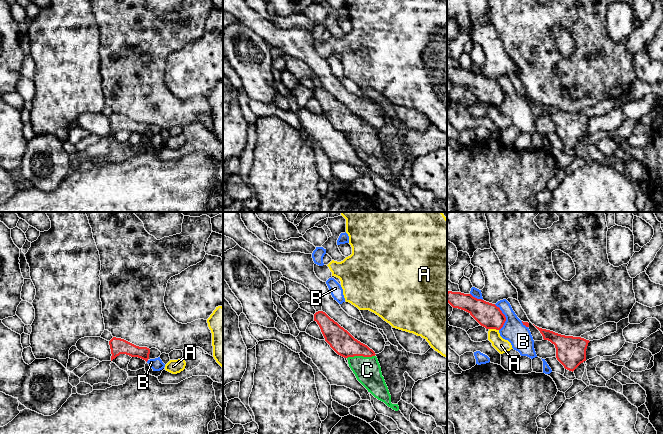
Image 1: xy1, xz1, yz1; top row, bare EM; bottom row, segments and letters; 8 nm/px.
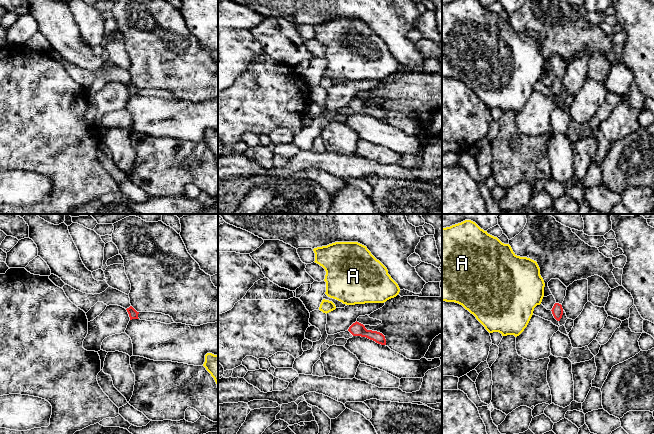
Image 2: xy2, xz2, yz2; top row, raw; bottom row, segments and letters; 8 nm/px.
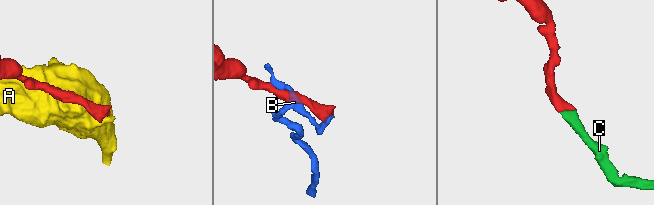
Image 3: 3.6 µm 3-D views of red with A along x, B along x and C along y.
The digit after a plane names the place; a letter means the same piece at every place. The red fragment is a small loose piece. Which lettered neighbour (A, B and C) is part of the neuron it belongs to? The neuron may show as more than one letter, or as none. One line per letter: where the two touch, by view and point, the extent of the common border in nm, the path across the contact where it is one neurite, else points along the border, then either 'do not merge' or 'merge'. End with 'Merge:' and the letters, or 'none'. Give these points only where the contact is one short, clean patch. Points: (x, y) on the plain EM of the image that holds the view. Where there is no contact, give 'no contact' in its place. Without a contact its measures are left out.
A: meets red in yz1 at (494, 104); contact 80 nm long; border along yz1 (489, 104), (498, 106); do not merge
B: meets red in yz1 at (505, 93); contact 220 nm long; do not merge
C: meets red in xz1 at (360, 131); contact 220 nm long; runs through xz1 (340, 116), (360, 131), (367, 146); merge
Merge: C

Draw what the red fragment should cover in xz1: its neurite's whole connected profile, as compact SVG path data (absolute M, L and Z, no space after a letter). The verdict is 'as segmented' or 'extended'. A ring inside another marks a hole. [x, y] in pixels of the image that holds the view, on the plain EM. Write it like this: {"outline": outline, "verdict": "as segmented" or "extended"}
{"outline": "M325 88L314 90L325 117L340 132L348 136L349 143L357 156L375 174L384 178L395 187L398 180L391 179L391 171L382 152L381 143L375 128L367 121L355 115L347 106L331 95Z", "verdict": "extended"}

